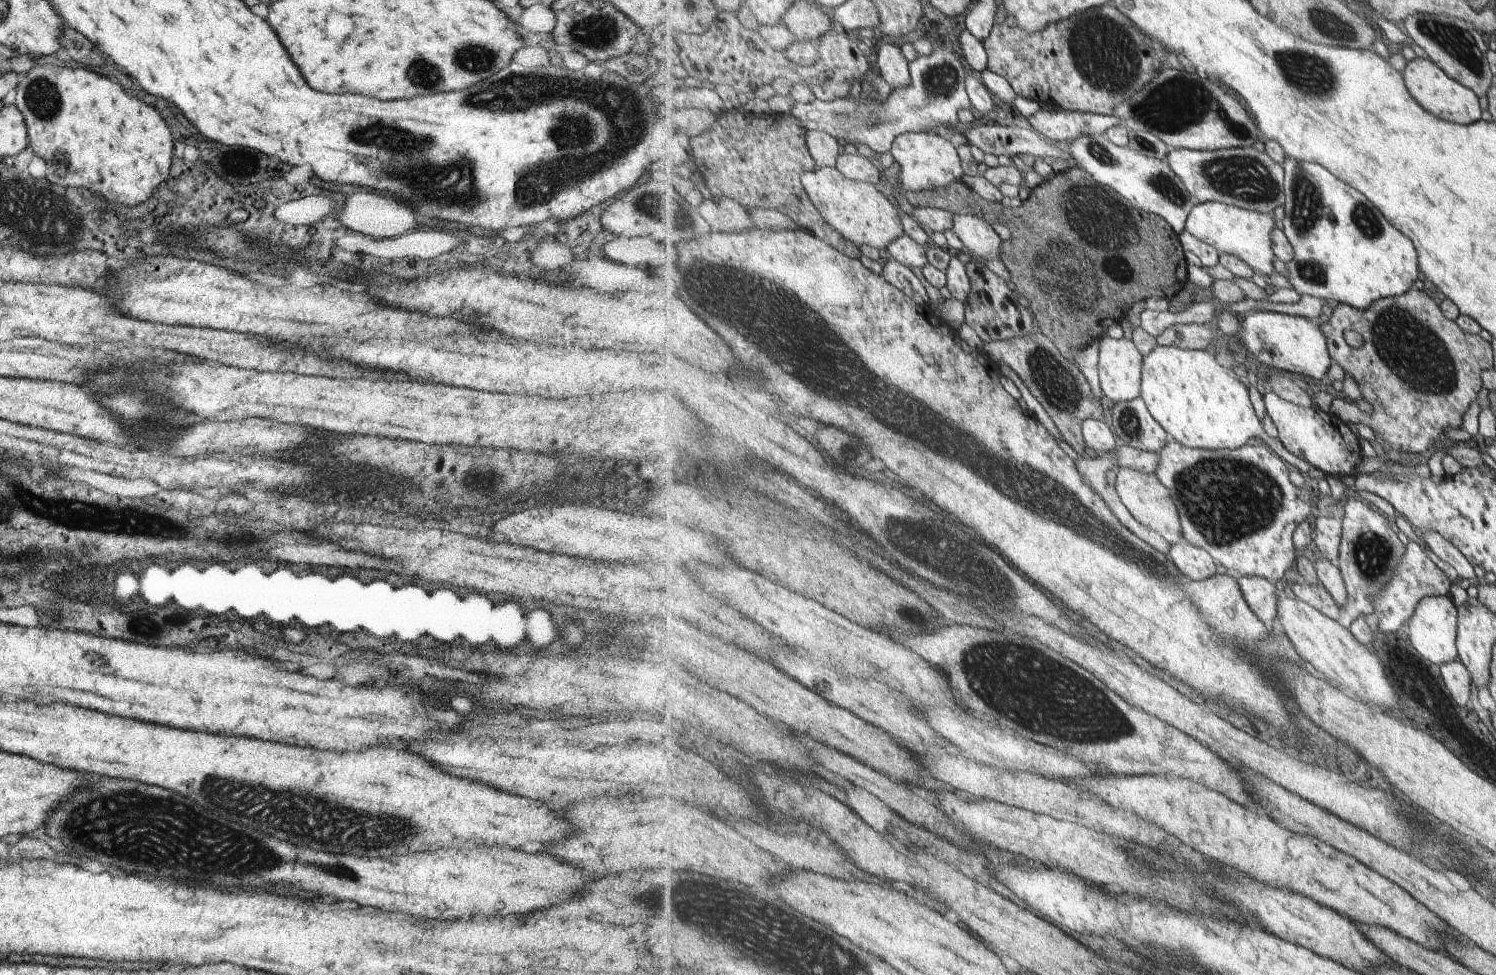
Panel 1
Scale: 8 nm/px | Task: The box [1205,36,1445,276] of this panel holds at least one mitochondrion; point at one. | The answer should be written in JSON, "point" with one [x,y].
{"point":[1309,74]}

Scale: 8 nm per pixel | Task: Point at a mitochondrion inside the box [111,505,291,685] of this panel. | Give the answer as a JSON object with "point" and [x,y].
{"point":[156,632]}

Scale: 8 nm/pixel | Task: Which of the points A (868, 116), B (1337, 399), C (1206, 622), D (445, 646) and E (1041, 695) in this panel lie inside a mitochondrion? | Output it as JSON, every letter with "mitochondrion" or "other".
{"A":"mitochondrion","B":"other","C":"mitochondrion","D":"other","E":"mitochondrion"}

